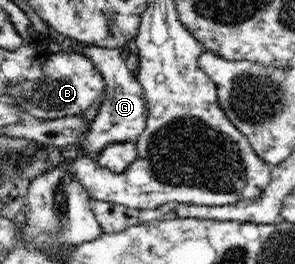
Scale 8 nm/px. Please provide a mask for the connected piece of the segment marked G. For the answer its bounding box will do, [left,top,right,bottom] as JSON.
[76,40,148,158]

